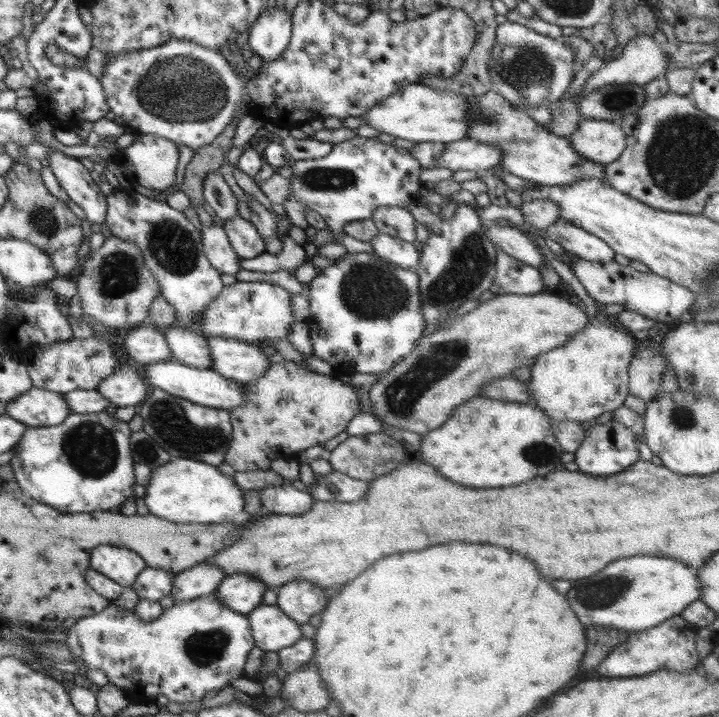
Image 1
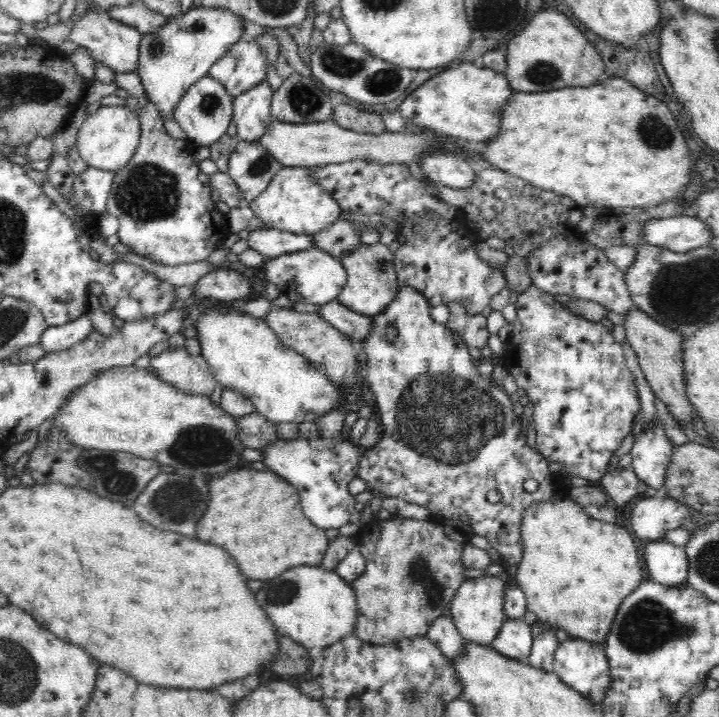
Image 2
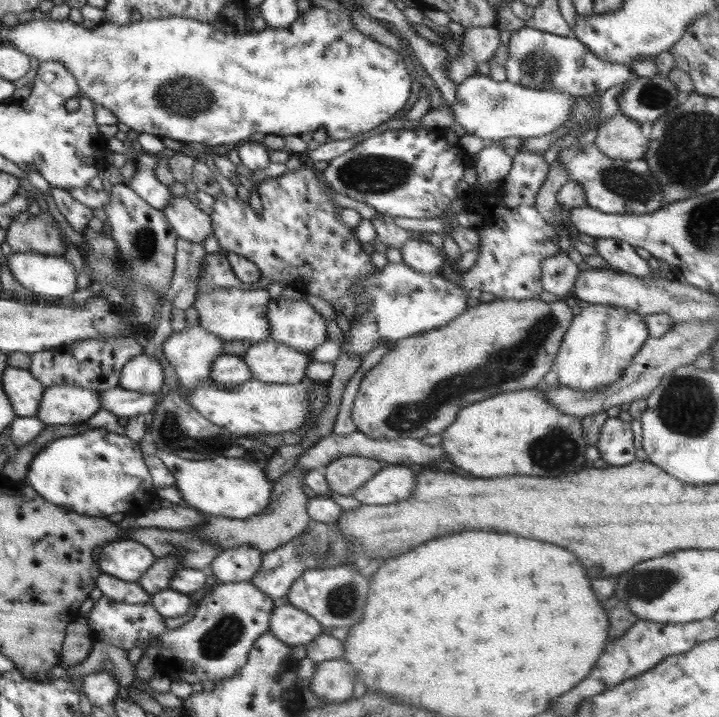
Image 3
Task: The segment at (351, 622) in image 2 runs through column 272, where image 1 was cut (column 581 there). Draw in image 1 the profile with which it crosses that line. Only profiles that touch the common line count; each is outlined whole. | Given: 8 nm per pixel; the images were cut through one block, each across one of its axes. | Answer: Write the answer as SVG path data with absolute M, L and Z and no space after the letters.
M632 556L607 566L588 578L570 581L566 598L584 627L607 625L628 632L646 630L680 616L702 596L699 569L679 560Z

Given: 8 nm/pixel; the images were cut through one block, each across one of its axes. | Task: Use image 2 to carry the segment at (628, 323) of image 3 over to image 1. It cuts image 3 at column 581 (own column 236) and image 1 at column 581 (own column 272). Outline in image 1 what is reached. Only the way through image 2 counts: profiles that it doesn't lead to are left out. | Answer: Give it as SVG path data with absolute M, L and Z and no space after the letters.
M599 318L588 323L584 330L577 332L563 345L538 355L530 366L530 380L527 384L532 404L547 413L555 428L563 420L583 422L620 408L629 395L629 366L636 348L636 337L628 331L622 331L617 325L610 324L608 320Z

